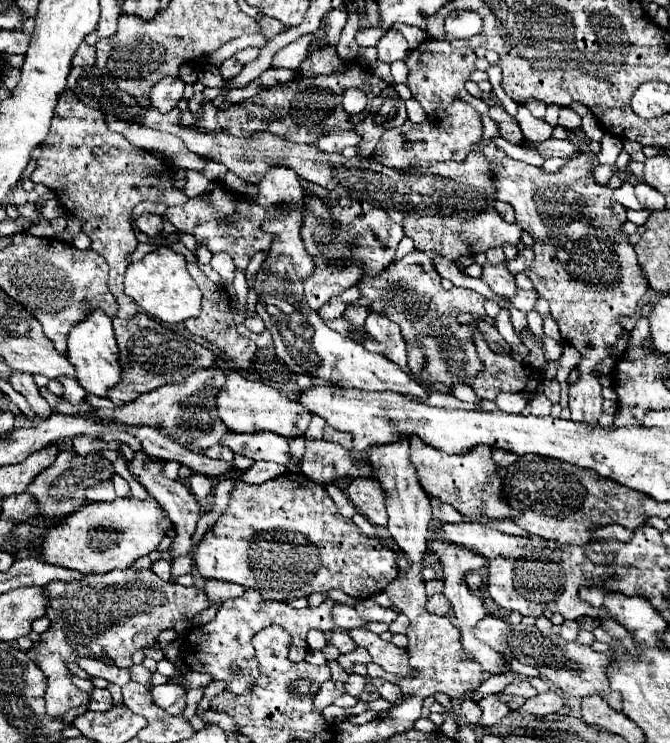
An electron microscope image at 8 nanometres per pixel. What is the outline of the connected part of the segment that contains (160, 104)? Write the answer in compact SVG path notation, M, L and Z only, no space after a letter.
M164 77L160 83L152 87L150 105L154 109L160 109L162 113L168 113L184 97L184 85L186 83L178 77Z

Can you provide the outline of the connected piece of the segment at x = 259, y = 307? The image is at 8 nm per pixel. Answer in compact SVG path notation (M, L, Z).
M272 167L258 185L258 205L266 205L266 209L272 207L272 217L262 223L262 229L272 233L274 241L266 261L256 275L256 313L264 319L266 329L272 331L276 355L294 373L308 373L314 377L330 379L338 387L356 387L364 391L396 391L400 395L426 399L428 391L422 389L406 371L396 367L382 353L372 353L364 349L362 343L352 343L350 337L332 331L324 325L320 315L306 305L302 285L312 275L314 263L312 257L306 253L298 233L302 225L302 201L306 195L298 175L286 167Z

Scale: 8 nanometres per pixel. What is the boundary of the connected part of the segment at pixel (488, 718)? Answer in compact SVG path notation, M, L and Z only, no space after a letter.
M488 695L484 699L478 701L480 709L482 709L482 725L494 725L496 721L500 721L508 711L510 707L498 699L498 695Z

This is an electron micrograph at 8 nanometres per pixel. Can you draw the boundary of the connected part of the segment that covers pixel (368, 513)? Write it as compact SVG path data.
M374 477L354 479L348 485L348 499L372 525L378 525L378 527L388 525L388 515L384 507L386 493Z

